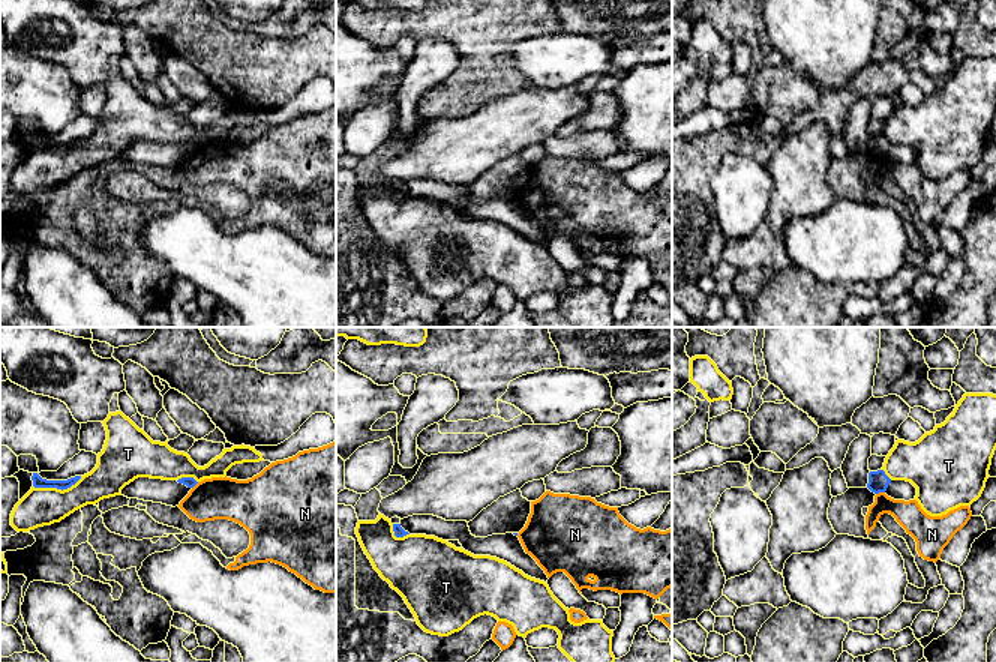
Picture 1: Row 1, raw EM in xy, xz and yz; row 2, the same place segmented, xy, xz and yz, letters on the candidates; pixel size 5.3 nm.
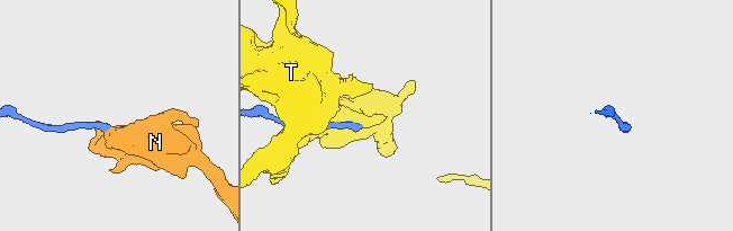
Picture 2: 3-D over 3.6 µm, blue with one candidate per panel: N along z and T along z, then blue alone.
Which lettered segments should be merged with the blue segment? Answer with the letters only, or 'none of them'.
none of them

